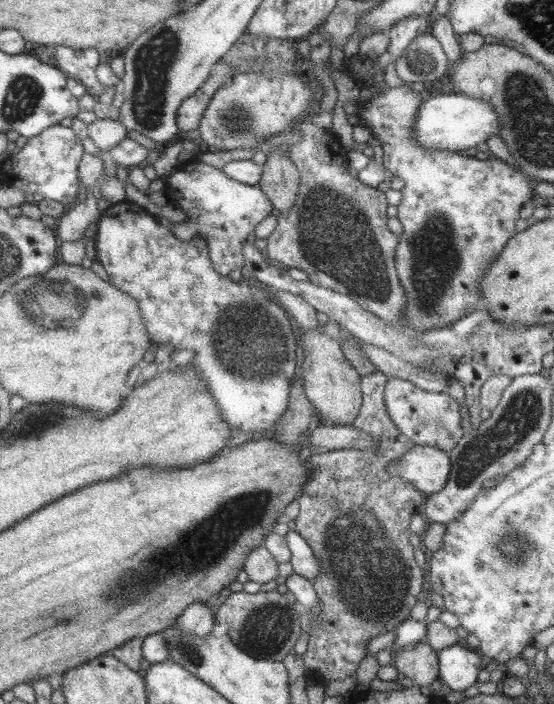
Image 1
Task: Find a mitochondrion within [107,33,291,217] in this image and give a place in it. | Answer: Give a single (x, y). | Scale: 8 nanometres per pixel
(239, 120)

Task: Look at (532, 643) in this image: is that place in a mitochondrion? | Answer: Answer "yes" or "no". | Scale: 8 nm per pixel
no

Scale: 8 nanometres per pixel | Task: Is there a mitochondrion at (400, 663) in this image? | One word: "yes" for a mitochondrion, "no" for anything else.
no

